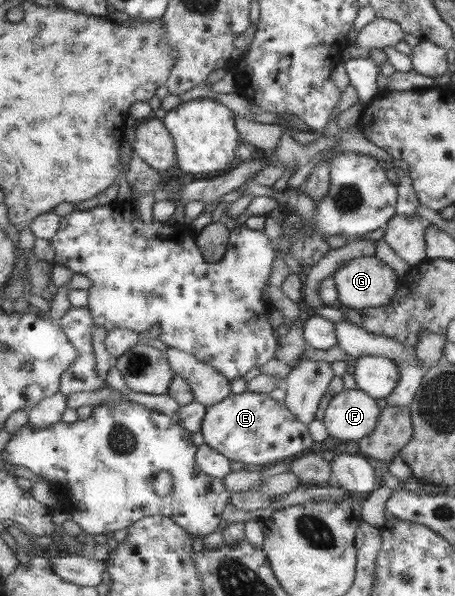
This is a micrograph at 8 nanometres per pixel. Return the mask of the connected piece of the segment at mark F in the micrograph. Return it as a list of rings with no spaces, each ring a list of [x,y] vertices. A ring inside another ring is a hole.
[[[359,388],[345,389],[334,396],[323,421],[331,437],[358,442],[375,432],[381,415],[375,397]]]

